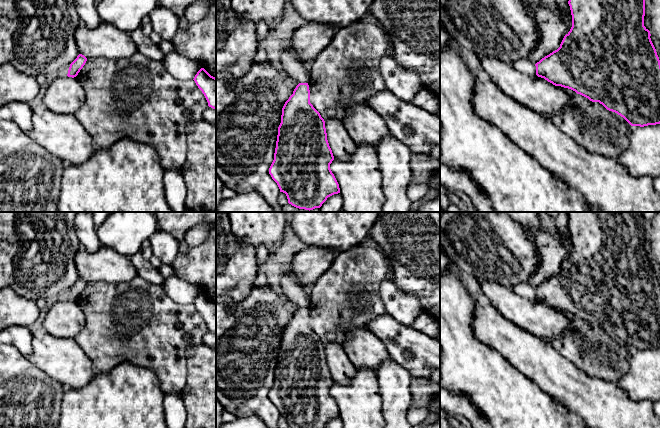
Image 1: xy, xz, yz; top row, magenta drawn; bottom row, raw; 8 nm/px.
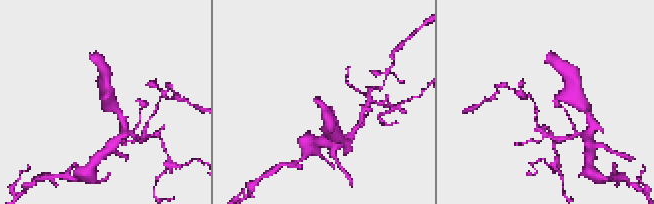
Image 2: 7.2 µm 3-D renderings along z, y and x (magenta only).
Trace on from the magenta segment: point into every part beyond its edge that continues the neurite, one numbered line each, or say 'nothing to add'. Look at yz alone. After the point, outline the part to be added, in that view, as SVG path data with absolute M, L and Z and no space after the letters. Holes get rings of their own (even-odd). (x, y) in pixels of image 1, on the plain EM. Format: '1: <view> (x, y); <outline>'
nothing to add

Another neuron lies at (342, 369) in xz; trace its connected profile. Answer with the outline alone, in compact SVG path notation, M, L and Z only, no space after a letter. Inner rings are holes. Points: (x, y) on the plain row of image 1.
M331 343L325 345L327 364L335 383L347 385L356 373L356 366L350 361L343 347Z

